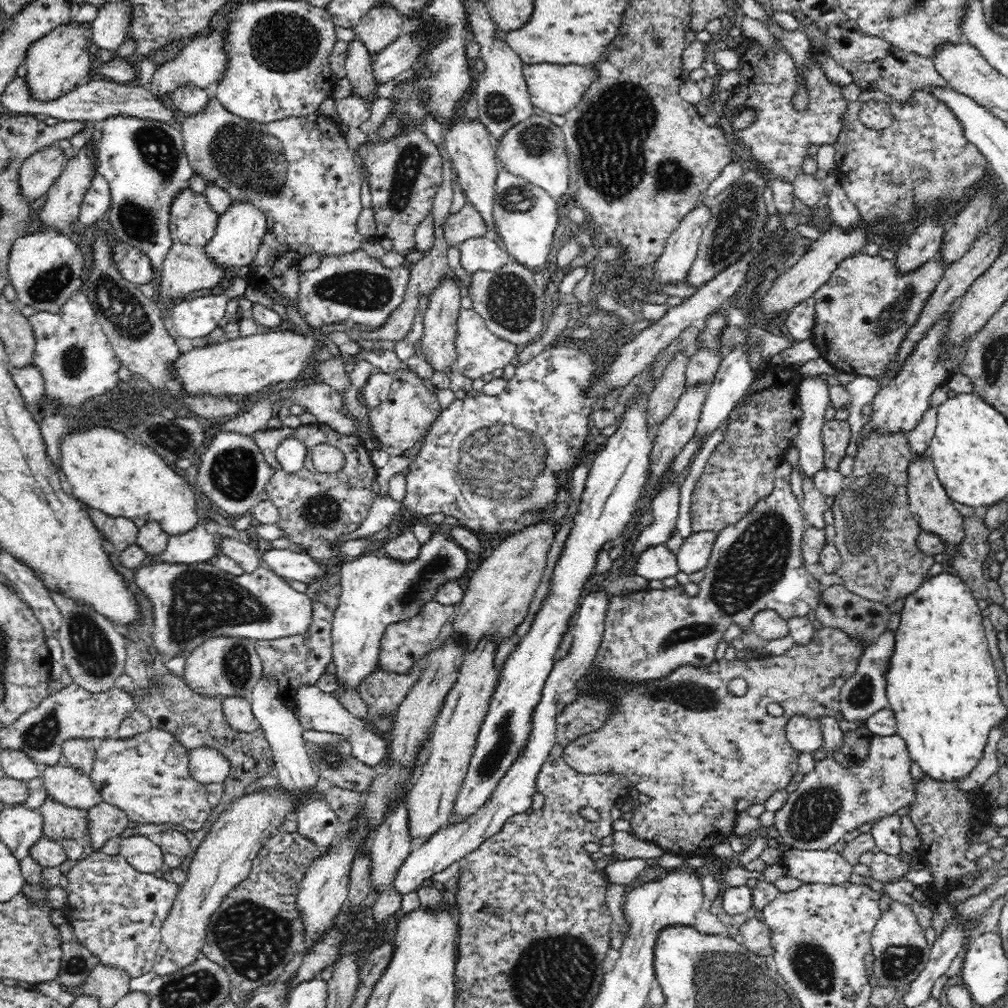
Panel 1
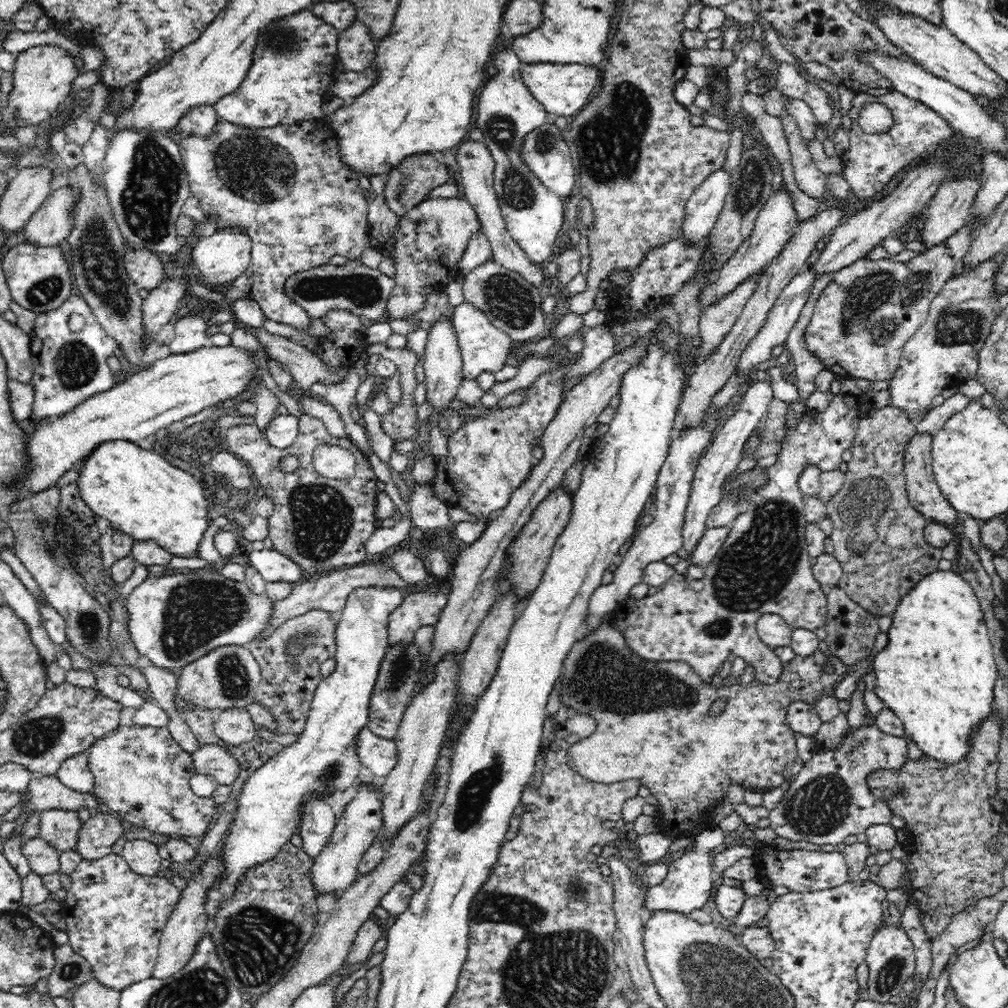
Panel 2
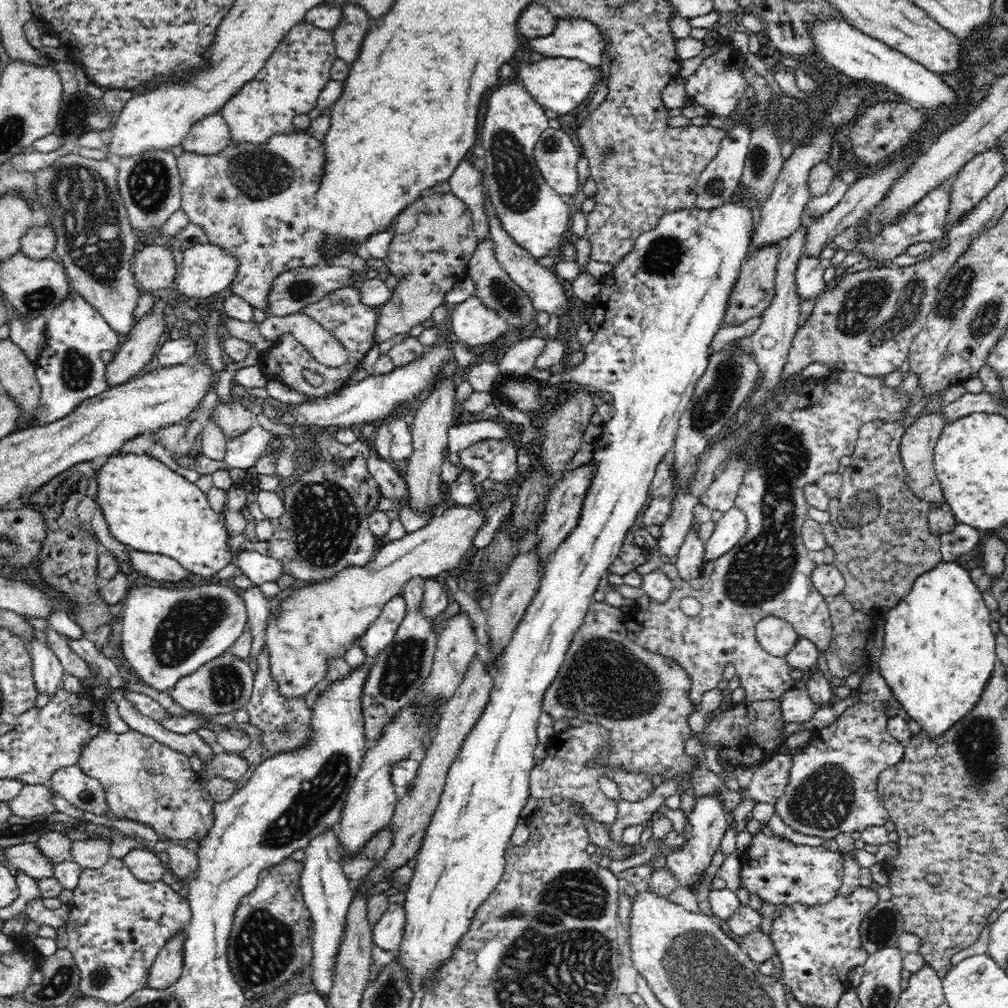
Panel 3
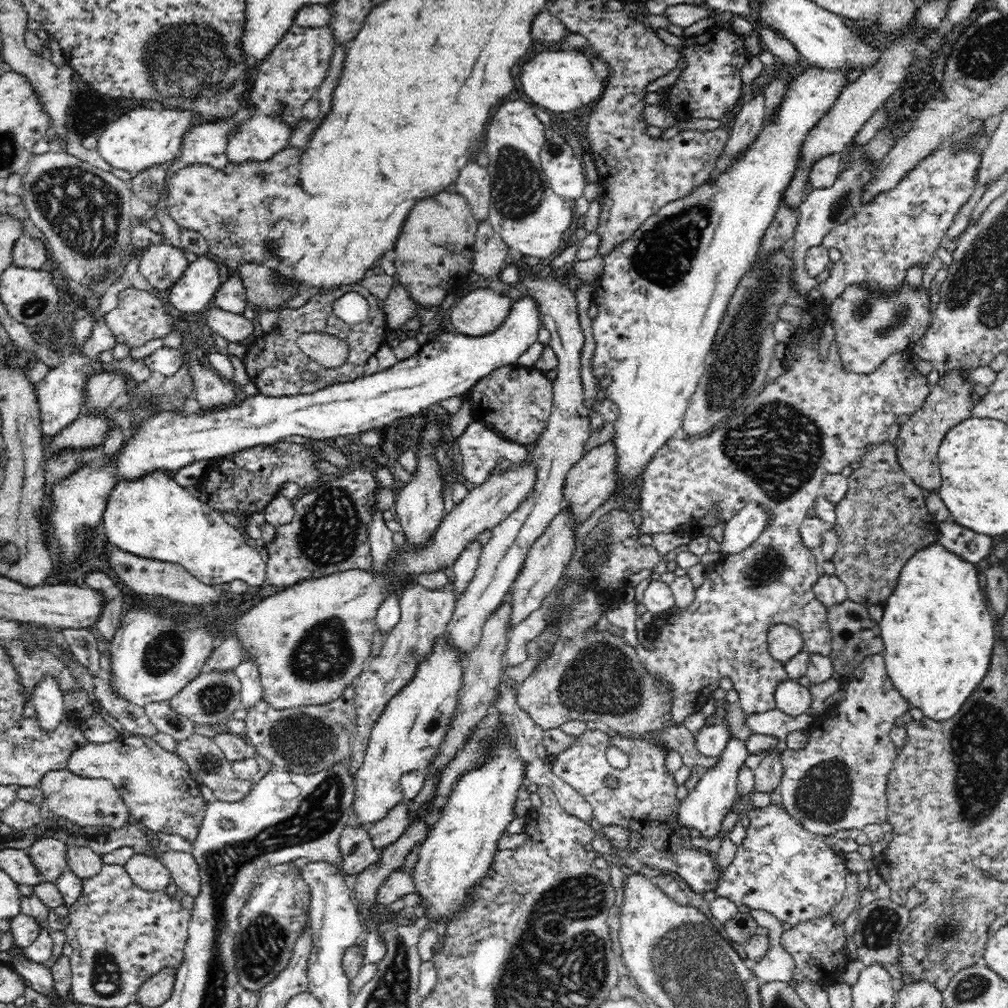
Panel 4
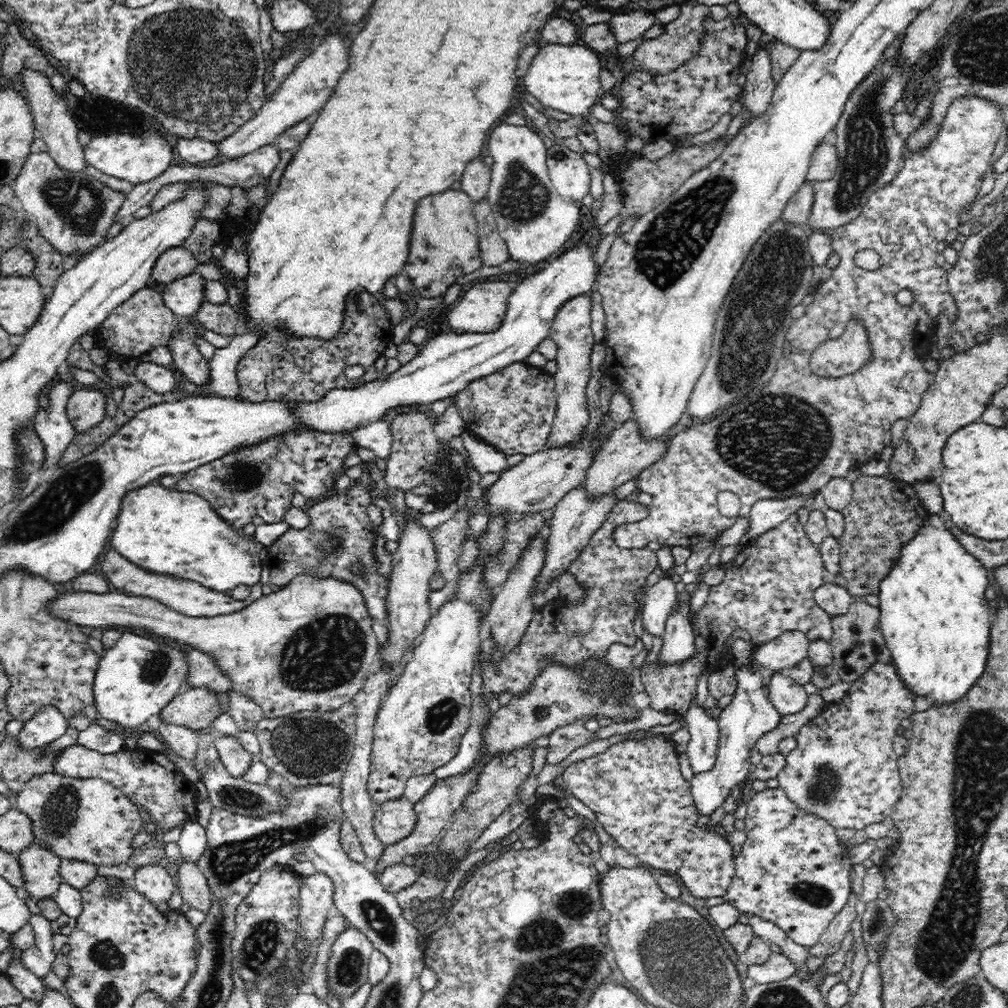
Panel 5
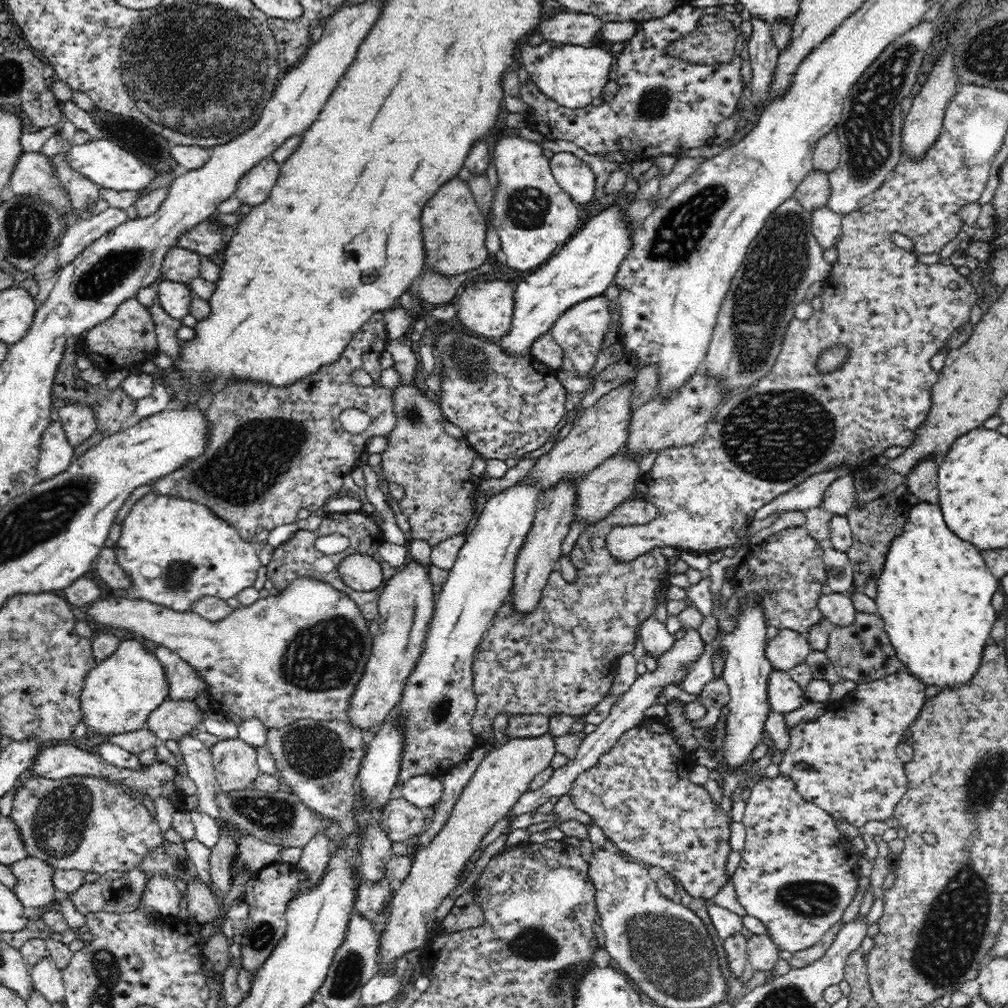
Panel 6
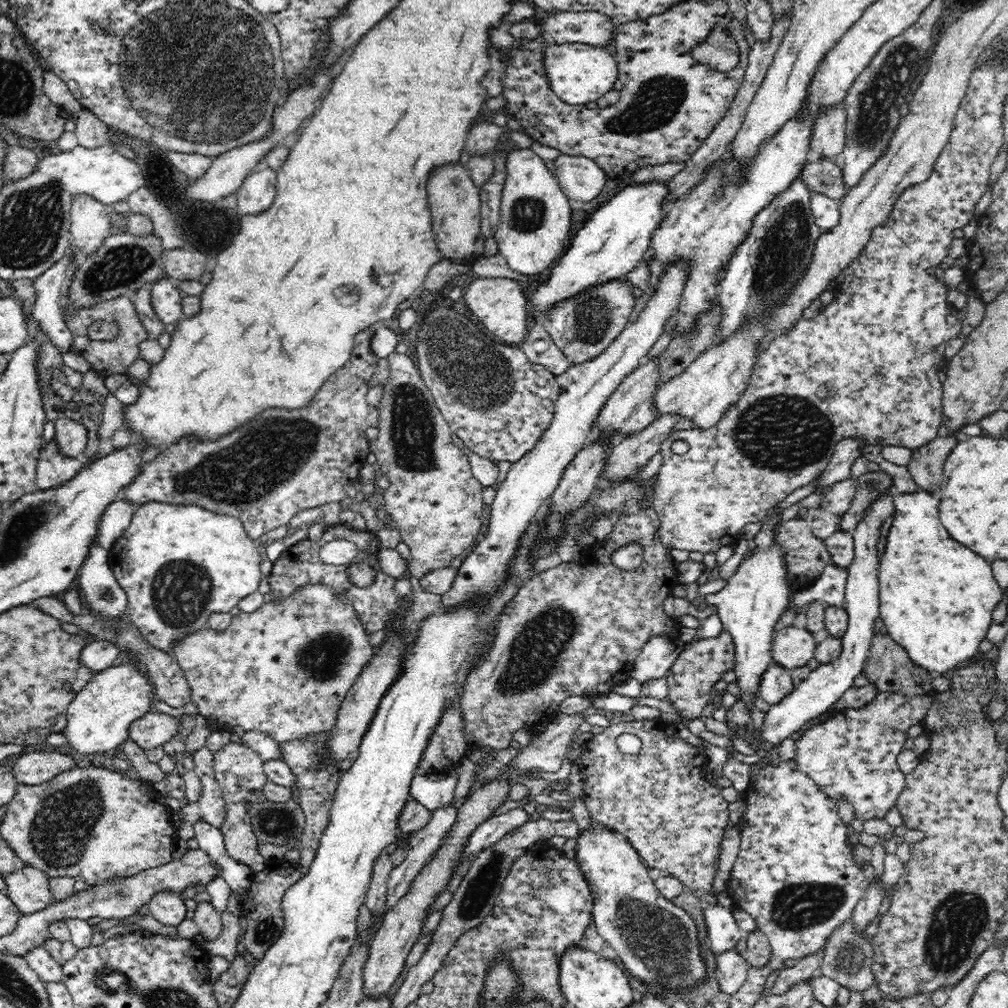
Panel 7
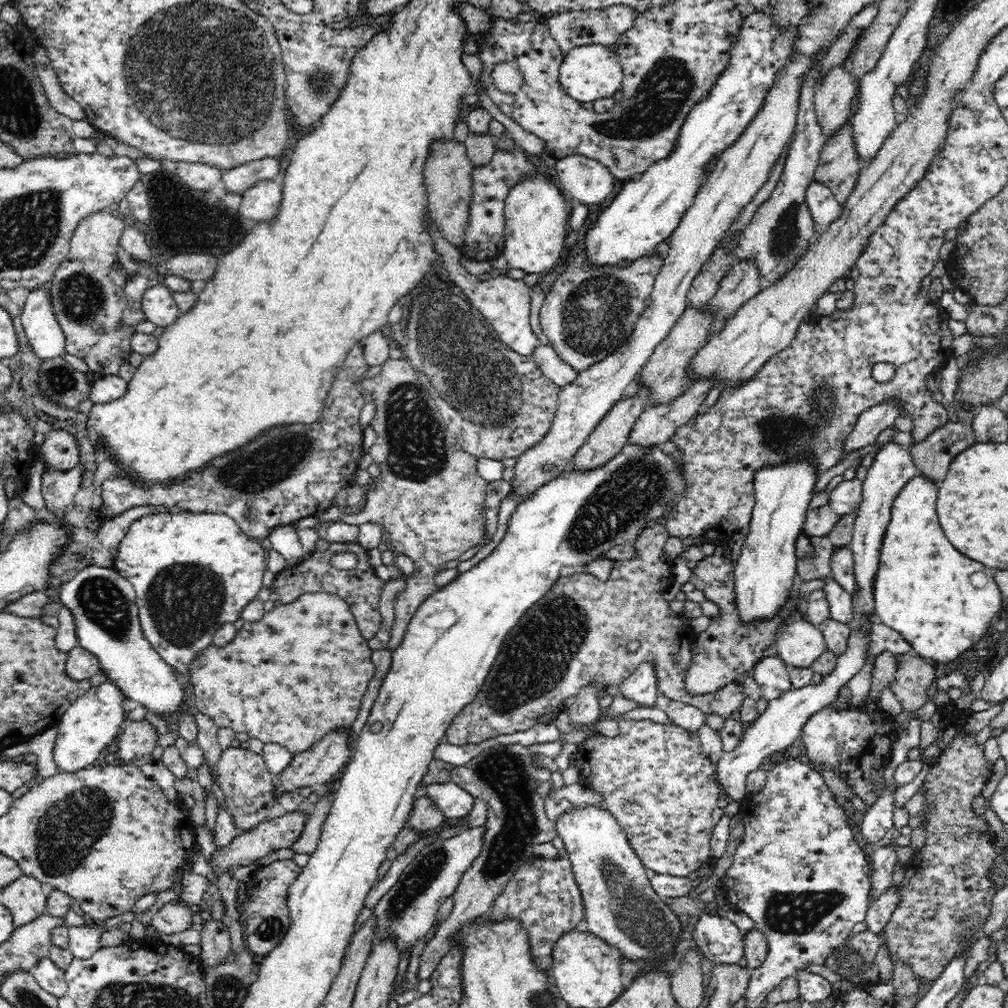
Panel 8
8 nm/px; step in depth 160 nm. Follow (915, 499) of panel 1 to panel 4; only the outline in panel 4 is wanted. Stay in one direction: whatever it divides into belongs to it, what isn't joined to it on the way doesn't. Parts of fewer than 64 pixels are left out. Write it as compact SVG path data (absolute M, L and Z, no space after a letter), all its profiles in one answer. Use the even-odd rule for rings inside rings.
M953 373L944 377L930 390L922 406L909 420L901 425L899 435L894 441L896 454L903 471L916 483L916 486L927 492L938 492L942 477L938 465L938 448L945 434L957 423L971 417L974 401L970 398L975 384L968 382L969 374Z

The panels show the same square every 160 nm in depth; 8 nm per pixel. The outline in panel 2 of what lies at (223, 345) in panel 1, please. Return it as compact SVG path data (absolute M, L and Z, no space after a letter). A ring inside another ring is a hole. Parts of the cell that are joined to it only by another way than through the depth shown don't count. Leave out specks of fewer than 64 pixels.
M231 343L216 347L212 344L198 347L194 351L186 351L184 354L171 354L160 357L148 370L136 372L131 378L116 384L110 390L95 394L94 397L87 398L82 404L75 406L61 418L54 420L50 424L38 425L30 435L30 459L35 459L34 472L31 480L28 480L24 487L36 493L55 486L57 480L69 470L77 468L79 462L100 442L108 439L124 439L126 441L138 443L150 434L156 434L158 430L170 426L173 422L181 421L188 416L198 414L204 408L212 405L220 405L226 399L234 399L246 386L250 380L258 376L258 368L254 366L252 358L244 352L244 347L232 346Z

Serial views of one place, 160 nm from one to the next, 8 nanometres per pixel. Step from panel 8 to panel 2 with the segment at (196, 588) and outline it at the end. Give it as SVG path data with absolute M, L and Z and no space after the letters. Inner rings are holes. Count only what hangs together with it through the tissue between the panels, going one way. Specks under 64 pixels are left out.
M108 439L98 443L79 462L77 468L79 472L76 484L80 489L80 496L99 518L110 521L110 525L116 530L131 536L134 543L153 540L171 555L180 558L198 556L198 544L211 523L208 520L208 499L204 497L201 481L170 464L168 457L156 451L142 449L138 443L124 439ZM253 549L244 560L254 567L266 582L297 582L302 566L276 549Z

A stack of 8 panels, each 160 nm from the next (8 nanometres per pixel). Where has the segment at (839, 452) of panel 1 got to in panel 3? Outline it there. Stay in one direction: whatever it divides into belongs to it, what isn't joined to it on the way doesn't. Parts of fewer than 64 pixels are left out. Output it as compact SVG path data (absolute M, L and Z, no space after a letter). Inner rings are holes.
M842 371L835 373L836 376L838 376L838 380L836 380L836 382L832 382L832 384L830 384L830 382L828 382L826 379L813 380L813 378L806 378L804 374L797 373L794 376L794 382L792 382L792 386L786 390L785 403L778 403L774 407L767 406L766 413L763 417L763 420L761 421L761 426L759 426L758 429L754 428L754 430L752 430L752 428L750 428L750 424L748 424L747 426L744 426L744 428L740 428L736 430L736 432L732 432L730 436L720 439L720 442L713 442L711 449L706 449L703 452L702 456L698 458L698 474L696 474L695 482L691 486L692 493L694 493L698 499L708 490L708 487L712 484L712 482L714 482L714 479L716 478L716 470L720 468L720 464L724 466L723 460L726 460L728 456L739 454L739 456L743 456L743 459L747 462L747 469L739 486L739 494L735 498L735 507L743 511L745 513L745 517L747 518L747 525L745 527L744 535L741 536L740 542L738 542L736 546L732 548L732 550L728 550L728 552L720 555L720 558L705 561L701 570L703 584L702 588L699 590L695 591L687 580L682 580L678 576L671 580L673 588L672 592L670 592L670 595L668 596L668 599L665 601L652 599L650 601L649 607L645 611L641 611L639 608L634 608L631 609L630 612L623 614L623 621L628 631L628 638L630 638L632 642L635 642L638 646L645 648L648 652L656 653L675 660L680 666L683 667L684 670L687 671L688 674L690 674L690 698L692 698L695 702L700 702L702 700L704 692L708 692L708 690L714 690L714 688L717 688L718 682L720 682L720 680L723 678L722 674L724 674L724 668L726 668L728 664L734 665L735 672L740 679L740 686L744 688L746 698L752 702L756 702L756 700L764 701L768 699L779 698L784 692L789 690L793 684L793 679L790 675L791 668L786 662L785 657L780 658L772 656L769 652L766 652L758 642L755 633L755 626L757 622L762 620L762 618L774 616L787 620L790 624L793 624L798 637L811 640L820 652L822 652L822 650L826 651L830 644L833 625L831 624L831 614L827 605L829 599L821 595L819 590L813 585L813 582L811 581L811 574L815 568L815 563L808 557L808 555L806 555L808 554L808 550L805 547L803 541L802 526L804 525L804 522L808 520L807 513L810 507L807 503L807 500L805 499L804 486L806 486L806 484L815 484L819 477L821 477L823 474L841 471L840 458L842 458L842 456L851 456L855 448L856 439L858 438L858 430L860 430L860 427L864 423L874 421L876 419L900 418L903 415L902 407L905 405L905 403L910 402L910 393L902 395L902 393L898 393L898 390L895 390L895 388L888 388L888 386L884 386L882 377L866 377L858 373ZM688 596L696 598L696 600L699 600L701 604L701 611L696 616L687 616L680 609L680 600L682 600L682 598L688 598Z

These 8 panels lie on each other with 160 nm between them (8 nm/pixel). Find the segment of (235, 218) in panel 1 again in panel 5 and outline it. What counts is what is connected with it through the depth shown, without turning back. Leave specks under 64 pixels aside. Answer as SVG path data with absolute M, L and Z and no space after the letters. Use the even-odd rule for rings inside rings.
M198 272L186 275L165 286L162 294L164 305L178 318L194 319L204 304L204 285L207 282Z

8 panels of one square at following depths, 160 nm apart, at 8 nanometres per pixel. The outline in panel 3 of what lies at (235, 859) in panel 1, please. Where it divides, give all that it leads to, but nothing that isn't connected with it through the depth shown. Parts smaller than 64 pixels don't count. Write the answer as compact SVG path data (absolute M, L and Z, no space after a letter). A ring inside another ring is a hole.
M180 929L169 936L164 948L160 949L147 978L147 986L154 990L164 990L172 986L183 971L183 944L186 929Z

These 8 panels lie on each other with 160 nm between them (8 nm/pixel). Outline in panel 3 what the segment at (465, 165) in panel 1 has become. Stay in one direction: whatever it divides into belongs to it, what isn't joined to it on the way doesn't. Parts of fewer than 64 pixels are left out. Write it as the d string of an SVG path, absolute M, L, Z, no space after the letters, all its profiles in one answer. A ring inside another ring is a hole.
M486 191L483 195L483 208L485 216L488 216L489 239L493 243L497 262L502 269L510 276L511 281L516 282L527 294L536 312L546 312L548 315L558 315L563 319L568 311L568 300L564 293L564 288L560 284L560 279L551 268L541 266L536 257L532 257L524 248L516 245L508 232L503 229L502 222L495 213L495 207L491 204L490 194Z

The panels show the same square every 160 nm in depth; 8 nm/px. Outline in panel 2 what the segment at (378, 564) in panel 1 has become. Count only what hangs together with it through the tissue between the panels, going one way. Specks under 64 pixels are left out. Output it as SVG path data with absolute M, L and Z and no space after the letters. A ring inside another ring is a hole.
M358 586L348 595L345 607L342 609L339 624L336 626L336 660L335 670L320 681L319 688L311 702L310 714L306 718L305 728L298 740L286 748L282 748L276 756L270 758L266 764L258 767L250 776L242 793L238 796L237 811L229 830L230 836L226 840L226 876L208 892L208 920L216 918L220 902L229 897L236 887L237 878L242 871L260 864L280 851L280 846L290 842L294 834L299 834L300 820L302 820L302 804L311 795L330 797L335 790L346 790L358 785L364 773L362 762L357 752L357 735L362 728L367 727L369 719L369 702L375 687L378 671L383 662L385 650L388 648L387 619L389 614L402 602L402 593L388 586Z

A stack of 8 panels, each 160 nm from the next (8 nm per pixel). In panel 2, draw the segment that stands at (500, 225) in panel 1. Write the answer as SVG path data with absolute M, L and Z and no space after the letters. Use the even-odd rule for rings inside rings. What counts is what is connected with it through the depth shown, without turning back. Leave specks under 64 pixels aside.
M506 46L504 50L500 50L494 58L494 66L498 68L498 74L494 72L490 75L490 80L484 83L484 88L478 96L478 118L476 118L477 127L480 128L484 138L484 144L491 150L493 159L495 160L495 169L493 172L494 188L496 196L501 208L502 216L505 220L505 225L508 233L514 242L520 246L520 249L529 258L529 261L534 264L545 265L548 263L550 256L554 256L554 244L558 238L558 232L562 230L564 224L564 200L563 198L553 193L550 189L542 184L538 177L533 176L529 172L528 165L520 158L520 144L524 142L524 136L530 130L546 123L548 112L528 90L521 77L521 69L523 62L520 57L510 48Z

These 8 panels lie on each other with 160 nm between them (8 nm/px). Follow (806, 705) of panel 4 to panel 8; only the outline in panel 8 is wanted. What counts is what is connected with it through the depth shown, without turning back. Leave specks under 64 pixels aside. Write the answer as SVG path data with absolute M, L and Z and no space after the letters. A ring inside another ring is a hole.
M777 654L758 659L753 669L754 680L768 701L780 698L793 688L787 664Z

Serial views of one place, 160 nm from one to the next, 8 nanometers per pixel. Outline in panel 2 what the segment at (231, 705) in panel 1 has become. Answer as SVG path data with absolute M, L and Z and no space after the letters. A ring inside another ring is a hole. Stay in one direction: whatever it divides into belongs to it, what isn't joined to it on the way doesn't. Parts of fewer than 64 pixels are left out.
M228 708L222 711L214 731L226 745L239 746L248 744L257 737L255 724L249 711L244 708Z

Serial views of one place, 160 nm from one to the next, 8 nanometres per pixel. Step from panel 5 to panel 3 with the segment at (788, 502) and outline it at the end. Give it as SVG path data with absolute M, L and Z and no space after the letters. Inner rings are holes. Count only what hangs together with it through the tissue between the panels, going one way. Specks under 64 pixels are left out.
M735 506L727 510L716 523L708 542L704 543L706 561L720 558L720 555L732 550L744 535L747 518L745 513Z

